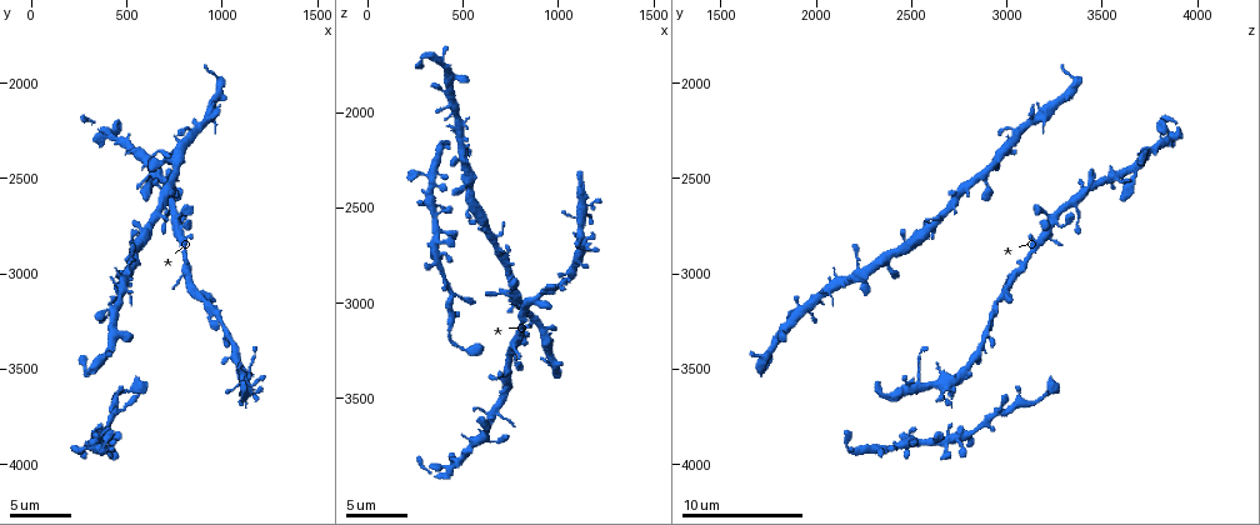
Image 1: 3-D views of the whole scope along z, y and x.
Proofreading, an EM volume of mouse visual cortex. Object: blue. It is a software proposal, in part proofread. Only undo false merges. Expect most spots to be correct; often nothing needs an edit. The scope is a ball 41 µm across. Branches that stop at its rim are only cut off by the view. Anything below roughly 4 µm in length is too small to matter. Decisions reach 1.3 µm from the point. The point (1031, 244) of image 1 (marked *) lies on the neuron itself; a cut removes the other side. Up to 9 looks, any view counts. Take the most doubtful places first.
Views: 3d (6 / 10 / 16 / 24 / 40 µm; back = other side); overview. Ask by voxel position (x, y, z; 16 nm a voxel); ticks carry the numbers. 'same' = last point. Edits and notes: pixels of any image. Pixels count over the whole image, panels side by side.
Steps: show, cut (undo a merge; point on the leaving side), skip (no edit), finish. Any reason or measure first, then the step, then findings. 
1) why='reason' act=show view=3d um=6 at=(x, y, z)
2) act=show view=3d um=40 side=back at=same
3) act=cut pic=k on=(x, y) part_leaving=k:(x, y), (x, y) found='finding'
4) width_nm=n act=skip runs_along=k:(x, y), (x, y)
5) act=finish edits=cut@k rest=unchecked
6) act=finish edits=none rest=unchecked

act=show view=3d um=10 at=(440, 3730, 2950)

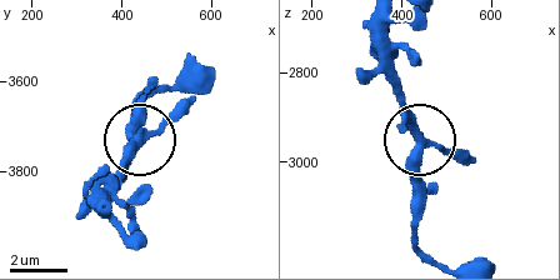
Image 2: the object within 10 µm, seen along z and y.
arms=3 act=skip found='one neuron here'

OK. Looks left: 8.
act=show view=3d um=10 at=(750, 2480, 2850)

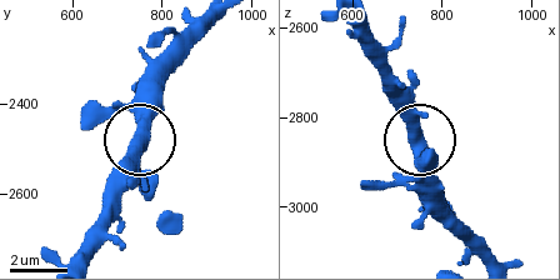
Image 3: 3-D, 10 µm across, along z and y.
act=skip found='continuous, no second neuron'

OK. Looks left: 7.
act=show view=3d um=6 at=(770, 2690, 3220)

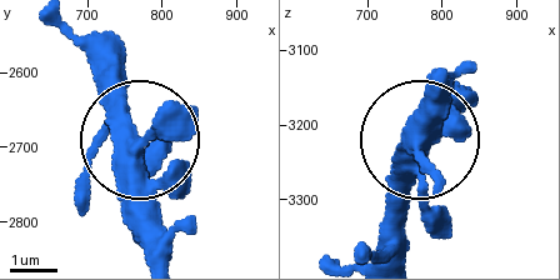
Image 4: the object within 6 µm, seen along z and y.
side_arm_um=19 act=skip runs_along=4:(448, 76), (400, 235) found='one neuron here'

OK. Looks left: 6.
act=show view=3d um=10 at=(1030, 3450, 2840)

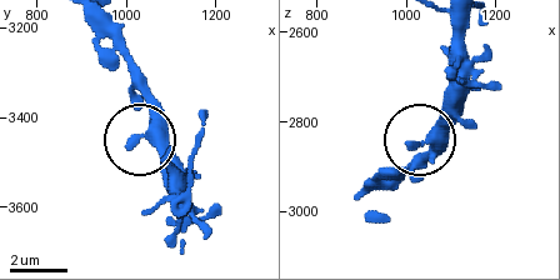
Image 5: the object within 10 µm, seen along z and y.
width_nm=410 act=skip found='all the same neuron'

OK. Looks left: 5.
act=finish edits=none rest=unchecked

